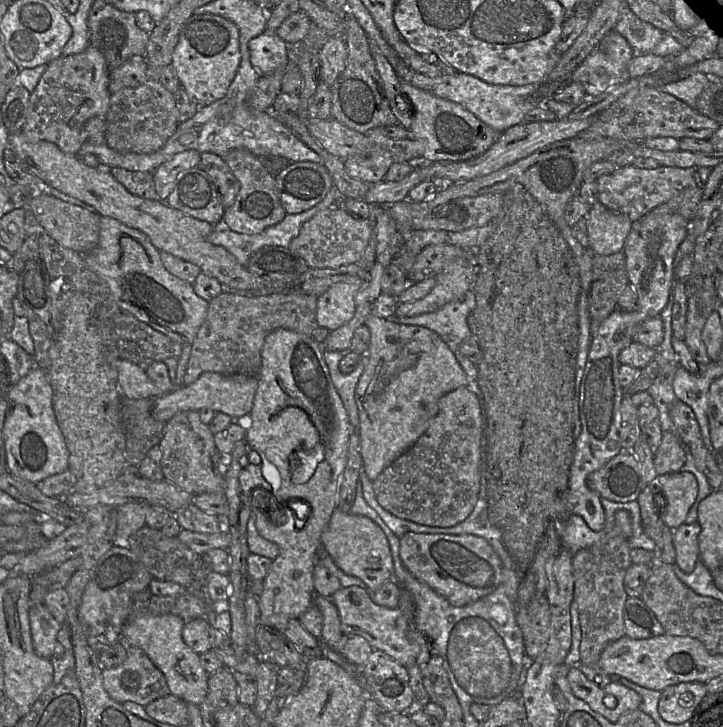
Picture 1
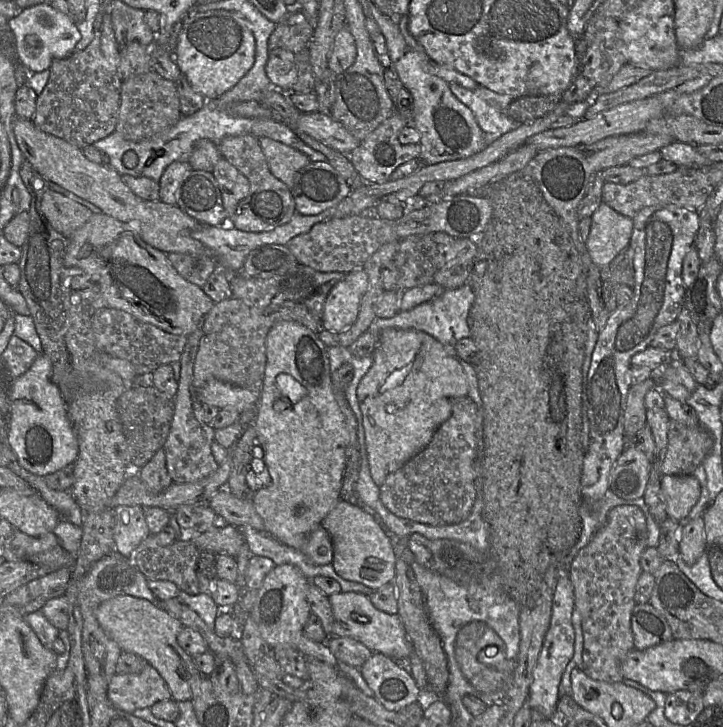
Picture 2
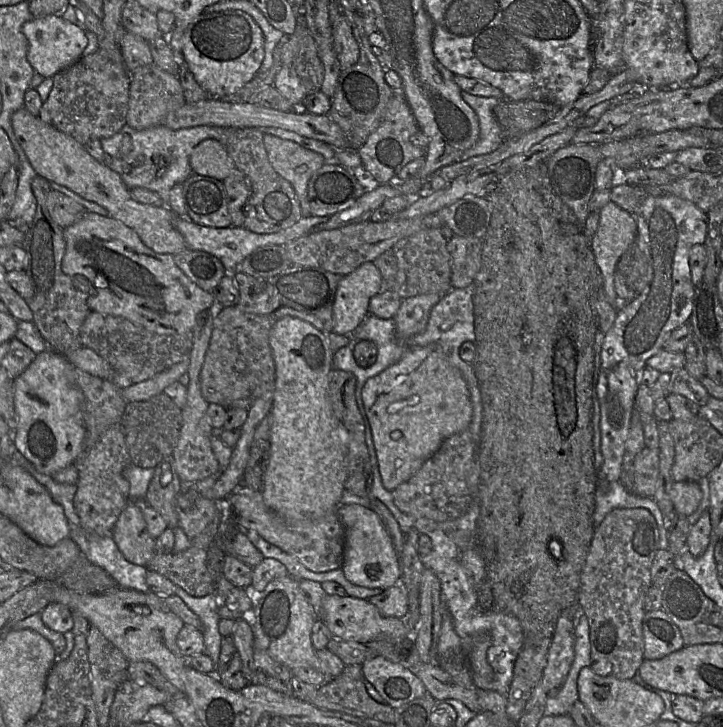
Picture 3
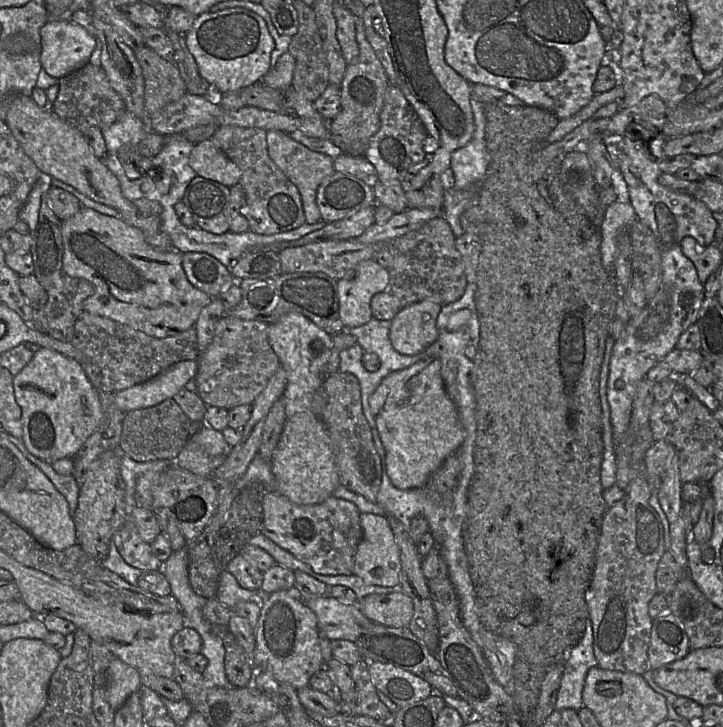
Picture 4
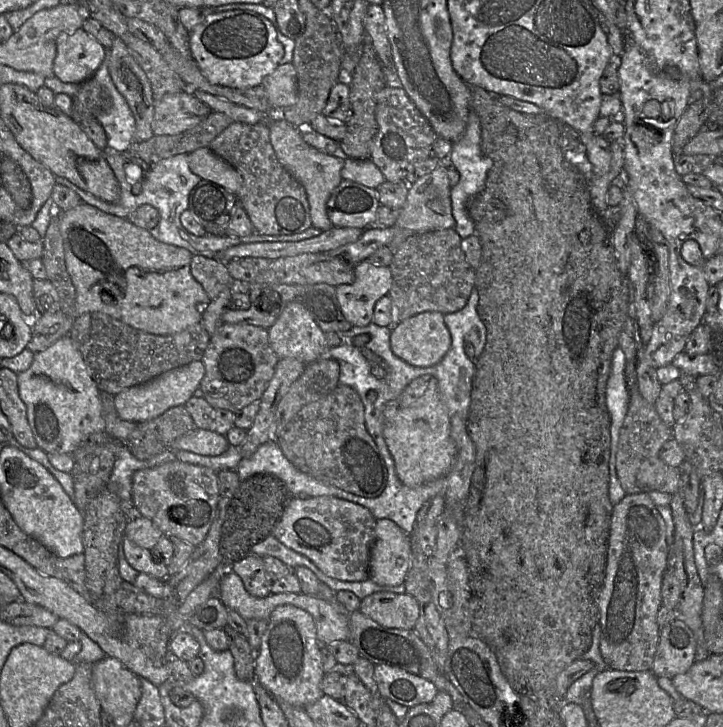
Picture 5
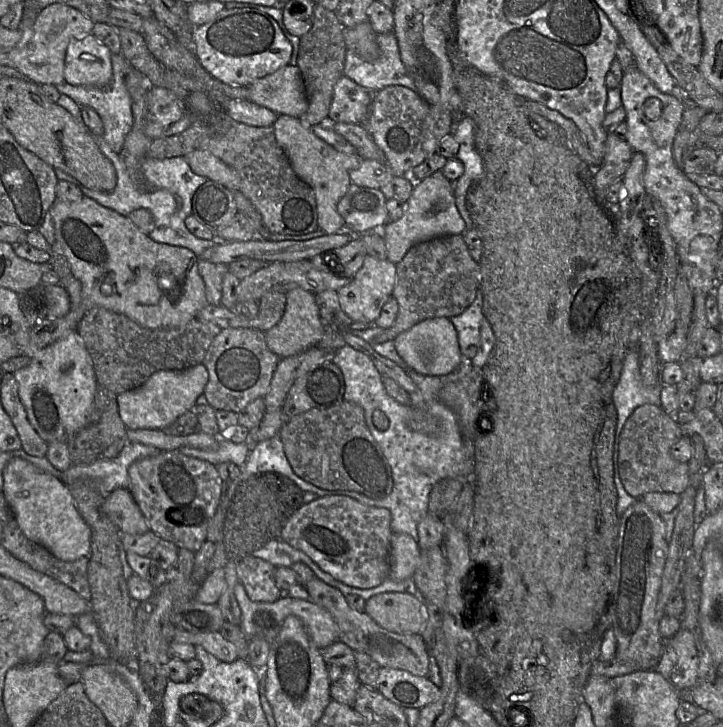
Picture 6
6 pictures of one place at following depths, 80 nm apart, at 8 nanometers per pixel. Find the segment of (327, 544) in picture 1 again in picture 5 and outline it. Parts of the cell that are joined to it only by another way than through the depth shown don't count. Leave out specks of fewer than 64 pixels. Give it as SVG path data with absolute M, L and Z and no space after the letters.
M376 520L375 539L370 551L369 579L379 585L404 584L412 562L409 534L392 520Z

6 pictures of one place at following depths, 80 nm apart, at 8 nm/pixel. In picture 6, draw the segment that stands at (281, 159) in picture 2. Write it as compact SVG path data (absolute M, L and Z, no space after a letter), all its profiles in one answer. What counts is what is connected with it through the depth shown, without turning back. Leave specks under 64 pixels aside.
M278 115L272 125L278 145L285 152L297 177L315 192L318 227L325 234L335 234L345 230L345 221L337 211L337 204L347 192L350 172L359 167L362 159L357 154L344 154L318 138L312 129L298 118Z

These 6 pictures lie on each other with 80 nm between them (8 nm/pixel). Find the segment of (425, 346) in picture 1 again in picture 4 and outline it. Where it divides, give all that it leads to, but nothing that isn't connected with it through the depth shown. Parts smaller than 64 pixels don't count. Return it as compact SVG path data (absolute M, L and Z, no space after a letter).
M419 360L408 368L387 375L369 397L377 429L385 448L385 470L398 489L421 488L440 469L445 460L455 454L465 440L466 432L456 407L448 396L441 376L441 361Z

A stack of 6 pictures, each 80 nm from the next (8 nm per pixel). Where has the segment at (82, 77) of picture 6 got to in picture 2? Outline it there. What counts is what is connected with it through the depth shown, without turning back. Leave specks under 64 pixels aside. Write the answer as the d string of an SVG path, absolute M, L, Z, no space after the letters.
M37 4L25 9L8 21L15 41L17 59L27 70L42 72L49 70L55 59L71 55L81 34L71 17L56 10L51 4Z

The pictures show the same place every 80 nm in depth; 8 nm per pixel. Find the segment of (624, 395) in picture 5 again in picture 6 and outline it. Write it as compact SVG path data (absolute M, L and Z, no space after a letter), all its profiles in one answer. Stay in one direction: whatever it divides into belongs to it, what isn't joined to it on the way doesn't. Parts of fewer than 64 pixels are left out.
M628 351L625 356L619 381L613 391L613 403L617 410L617 425L614 442L613 464L619 466L621 431L632 412L644 404L661 406L663 384L645 386L640 373L639 355Z

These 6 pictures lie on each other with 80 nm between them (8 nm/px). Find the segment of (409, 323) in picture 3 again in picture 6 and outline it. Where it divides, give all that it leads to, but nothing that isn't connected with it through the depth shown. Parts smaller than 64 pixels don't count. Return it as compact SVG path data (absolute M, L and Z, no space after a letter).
M438 317L423 320L400 333L394 340L398 355L416 372L423 375L444 376L453 371L461 362L458 335L449 318Z

